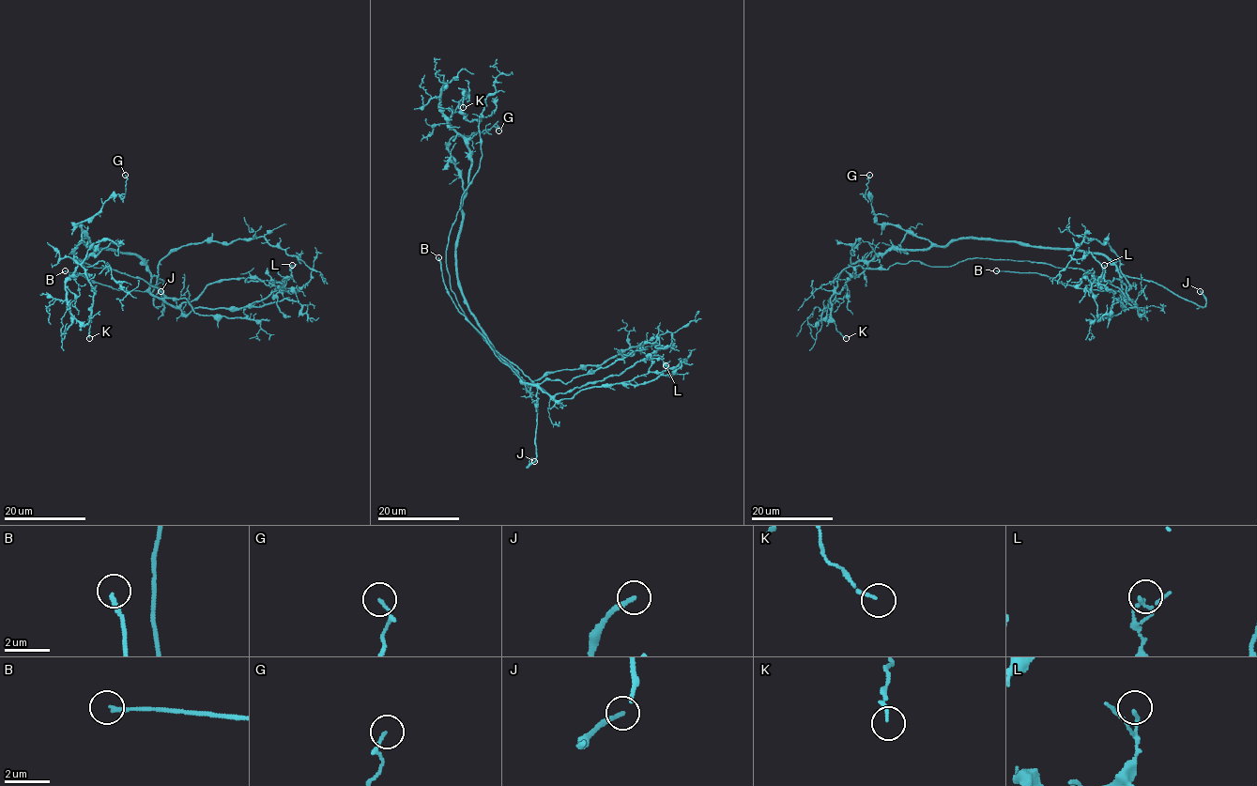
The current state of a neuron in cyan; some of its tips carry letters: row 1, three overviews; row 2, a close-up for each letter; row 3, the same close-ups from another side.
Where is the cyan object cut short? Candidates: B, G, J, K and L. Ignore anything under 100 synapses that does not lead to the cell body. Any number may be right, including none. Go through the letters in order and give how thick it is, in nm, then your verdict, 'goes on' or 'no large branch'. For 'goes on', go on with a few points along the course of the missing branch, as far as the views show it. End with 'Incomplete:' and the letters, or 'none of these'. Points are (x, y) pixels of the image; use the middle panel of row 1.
B: 180 nm thick; no large branch
G: 120 nm thick; no large branch
J: 200 nm thick; goes on; missing branch runs (534, 461), (546, 452), (544, 447), (507, 446), (498, 450)
K: 120 nm thick; no large branch
L: 120 nm thick; no large branch
Incomplete: J

